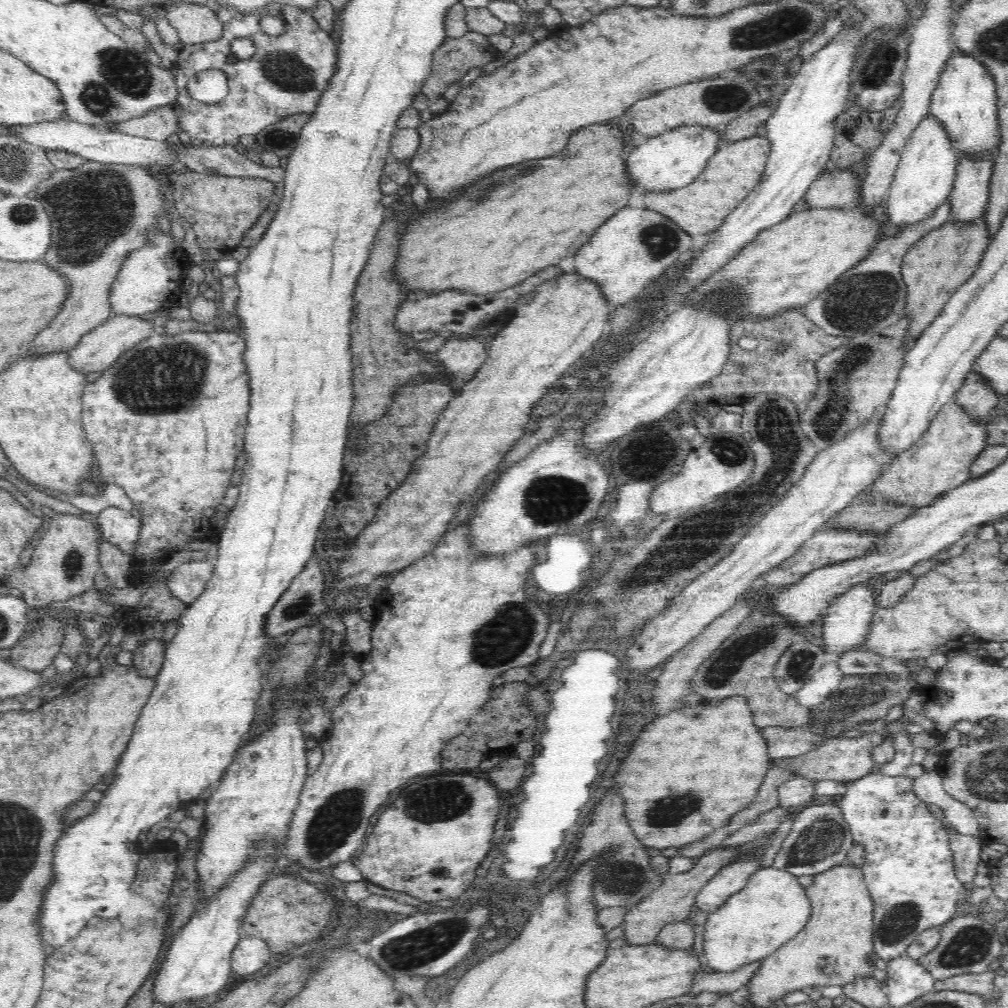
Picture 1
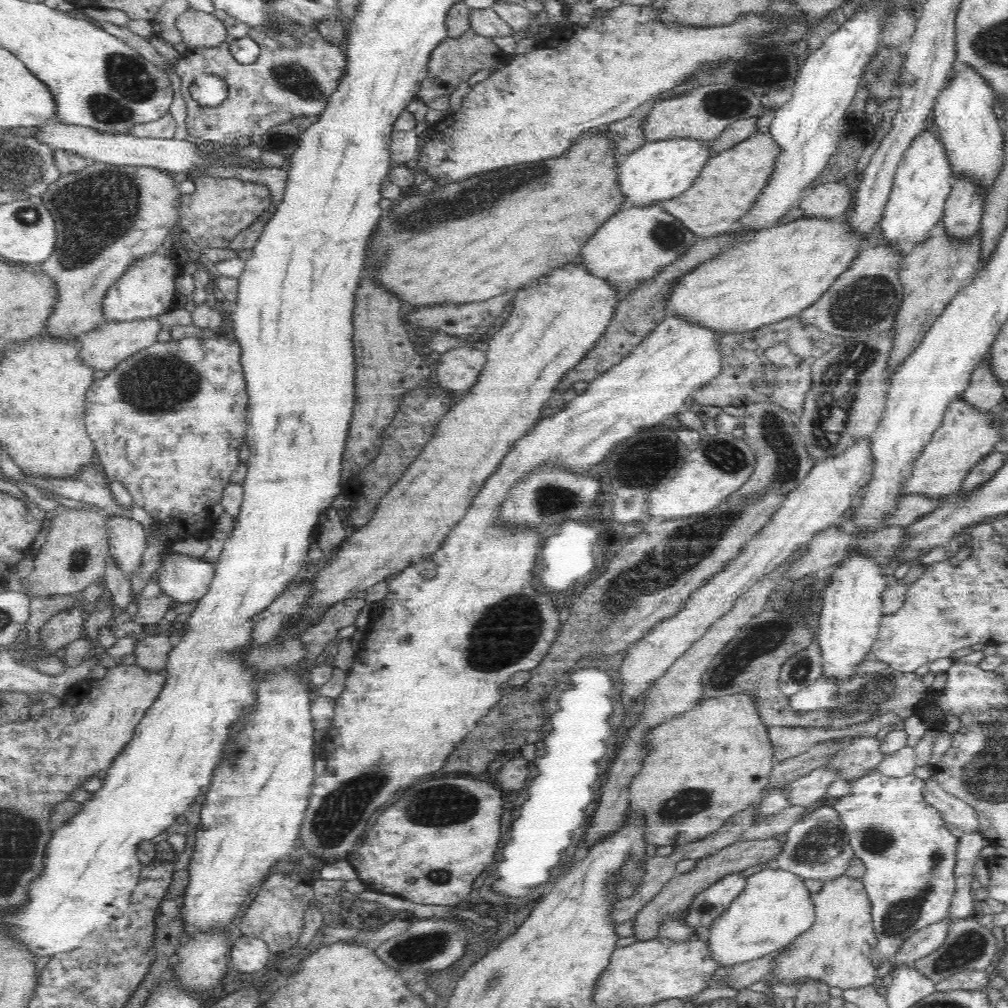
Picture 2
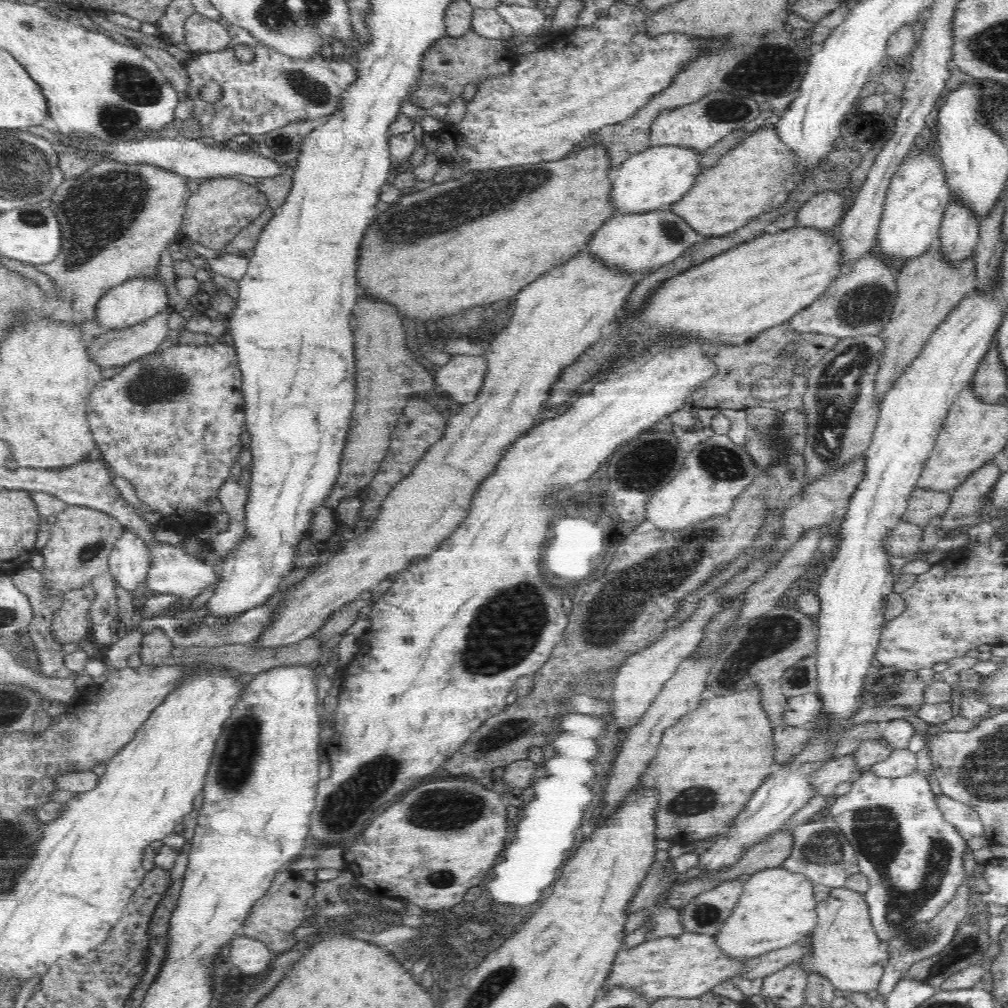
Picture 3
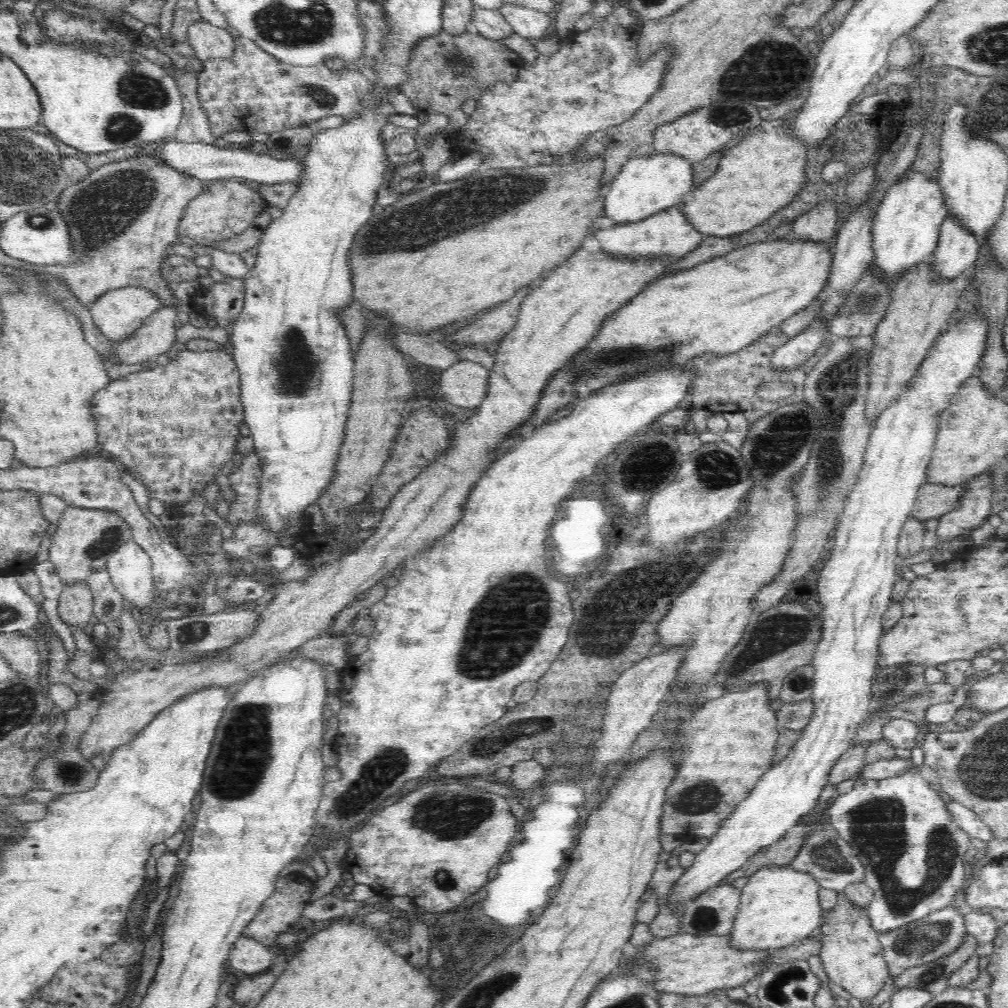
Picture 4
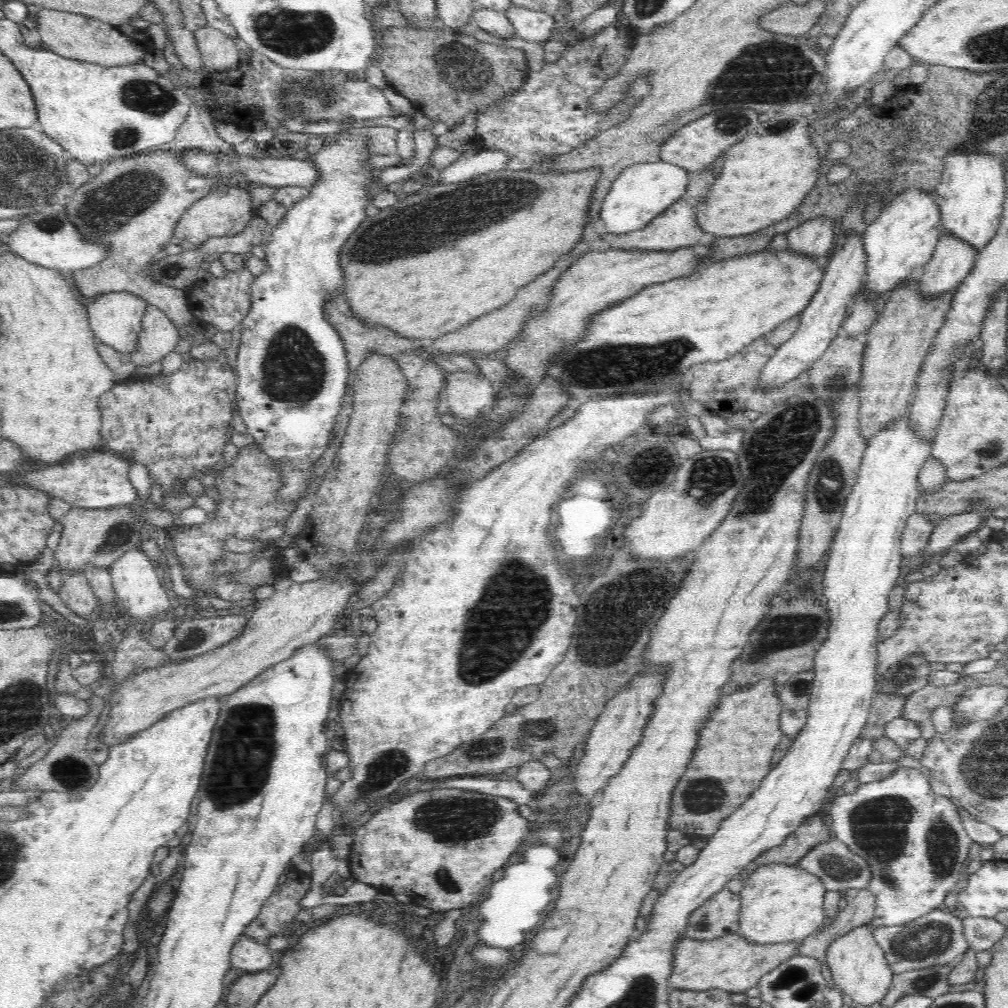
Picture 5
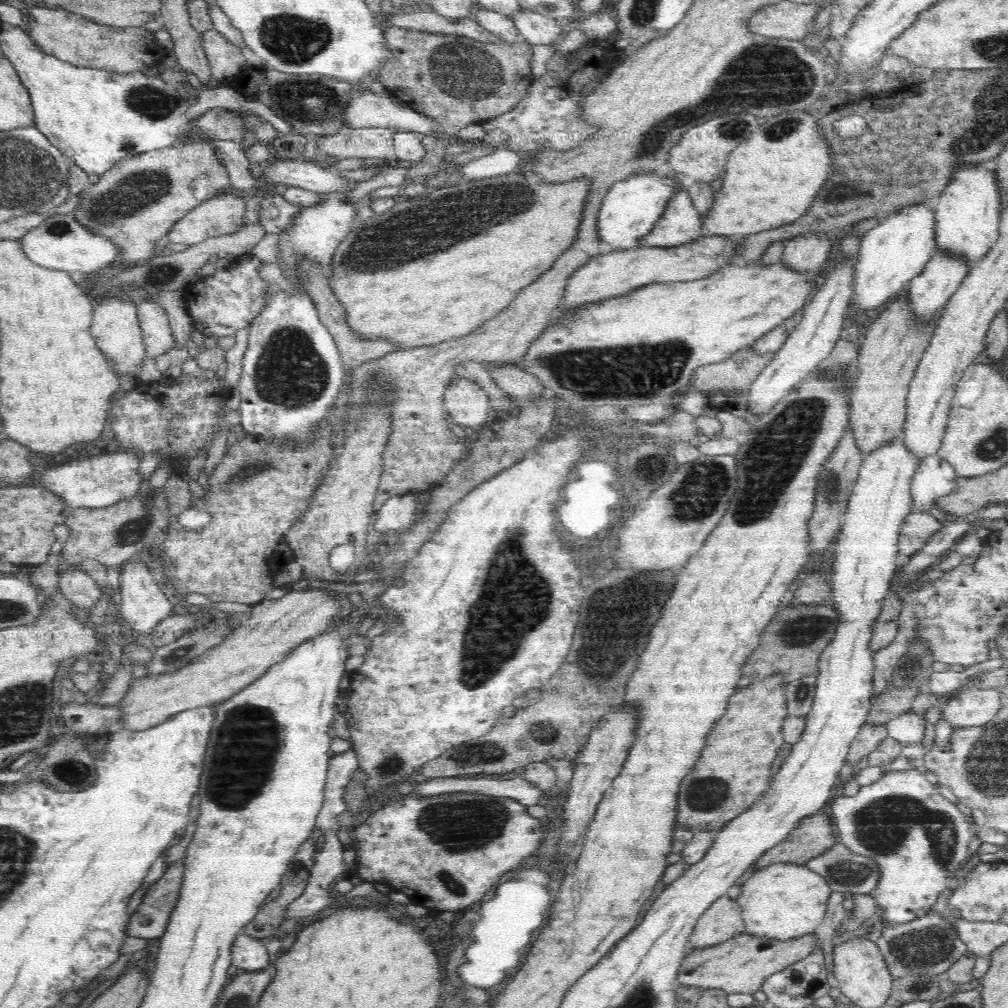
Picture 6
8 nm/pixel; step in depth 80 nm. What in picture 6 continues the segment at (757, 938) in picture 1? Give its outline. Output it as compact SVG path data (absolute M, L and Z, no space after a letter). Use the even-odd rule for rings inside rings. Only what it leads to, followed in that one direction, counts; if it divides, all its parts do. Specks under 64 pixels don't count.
M776 863L758 869L740 887L741 893L738 895L737 901L741 906L745 933L768 940L792 940L814 933L824 920L826 904L833 892L830 885L818 873L810 870L806 865L792 863Z

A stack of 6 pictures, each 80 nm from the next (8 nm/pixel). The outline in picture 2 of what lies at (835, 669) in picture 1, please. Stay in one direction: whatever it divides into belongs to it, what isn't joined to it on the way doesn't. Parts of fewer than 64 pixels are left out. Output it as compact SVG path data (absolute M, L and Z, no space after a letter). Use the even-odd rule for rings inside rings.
M823 674L803 691L789 697L789 705L794 712L812 712L812 710L833 708L839 700L835 697L836 686Z

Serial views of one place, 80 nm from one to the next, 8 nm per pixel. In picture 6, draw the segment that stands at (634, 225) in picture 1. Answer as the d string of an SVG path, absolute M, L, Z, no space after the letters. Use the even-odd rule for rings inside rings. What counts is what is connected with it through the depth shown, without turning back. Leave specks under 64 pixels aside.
M680 185L670 197L661 219L640 243L643 247L678 247L706 236L701 214L695 209L686 187Z

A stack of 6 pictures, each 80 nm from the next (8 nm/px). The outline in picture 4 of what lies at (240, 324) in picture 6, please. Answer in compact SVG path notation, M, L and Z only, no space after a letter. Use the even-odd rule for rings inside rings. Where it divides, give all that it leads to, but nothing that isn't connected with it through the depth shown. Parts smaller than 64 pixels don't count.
M225 276L221 282L215 282L208 287L198 287L191 297L192 309L205 318L213 318L222 328L240 316L244 308L244 277Z

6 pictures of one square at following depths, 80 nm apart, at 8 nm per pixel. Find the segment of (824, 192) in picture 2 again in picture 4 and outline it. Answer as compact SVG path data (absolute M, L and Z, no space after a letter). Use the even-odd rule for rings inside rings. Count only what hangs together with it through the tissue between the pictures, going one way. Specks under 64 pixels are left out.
M824 200L816 204L810 212L799 216L792 224L795 240L811 240L826 244L836 234L838 215L835 202Z

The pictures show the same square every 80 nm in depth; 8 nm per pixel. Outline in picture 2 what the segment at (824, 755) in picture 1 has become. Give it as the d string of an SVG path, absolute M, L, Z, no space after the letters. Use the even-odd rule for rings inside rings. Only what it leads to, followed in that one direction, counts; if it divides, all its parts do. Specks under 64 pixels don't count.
M881 736L875 738L856 737L842 742L842 750L823 766L832 767L842 779L852 781L877 768L885 759L880 749Z

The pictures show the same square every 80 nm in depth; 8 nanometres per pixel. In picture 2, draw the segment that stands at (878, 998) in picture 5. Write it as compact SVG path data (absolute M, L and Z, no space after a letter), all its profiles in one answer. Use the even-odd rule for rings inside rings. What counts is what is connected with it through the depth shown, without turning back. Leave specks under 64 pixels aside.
M842 874L836 880L828 880L822 882L822 890L816 894L810 894L810 898L815 906L815 924L804 932L794 943L783 949L783 954L775 959L775 970L764 980L770 979L787 983L788 981L796 981L803 983L805 980L812 979L824 982L828 985L837 986L842 991L854 988L870 987L876 982L878 968L881 966L884 958L879 955L877 948L878 939L876 939L872 915L871 904L865 891L862 880L848 878Z

